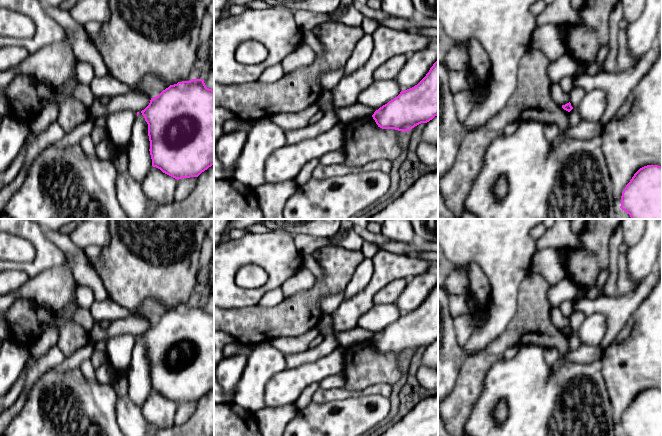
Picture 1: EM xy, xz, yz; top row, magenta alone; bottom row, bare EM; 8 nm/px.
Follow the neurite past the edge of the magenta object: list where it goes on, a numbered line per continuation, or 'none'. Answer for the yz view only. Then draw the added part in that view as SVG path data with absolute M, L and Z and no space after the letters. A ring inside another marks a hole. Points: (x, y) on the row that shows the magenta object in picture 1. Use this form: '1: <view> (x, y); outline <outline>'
none

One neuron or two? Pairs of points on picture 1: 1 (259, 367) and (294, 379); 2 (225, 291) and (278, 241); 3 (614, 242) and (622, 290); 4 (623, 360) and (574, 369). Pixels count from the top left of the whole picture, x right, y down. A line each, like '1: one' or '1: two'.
1: two
2: one
3: two
4: two

